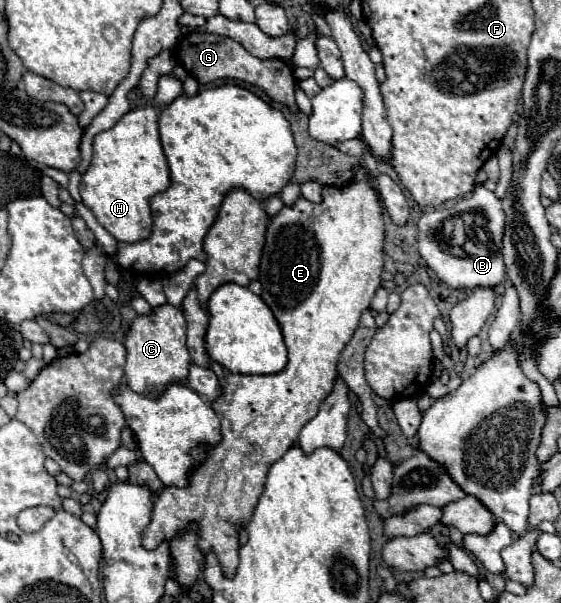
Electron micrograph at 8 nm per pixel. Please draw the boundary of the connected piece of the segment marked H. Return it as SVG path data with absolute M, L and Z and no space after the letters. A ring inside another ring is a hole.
M137 107L125 113L113 129L101 131L93 141L93 161L81 181L83 203L117 241L137 243L151 235L149 199L171 185L169 165L157 131L157 113Z

